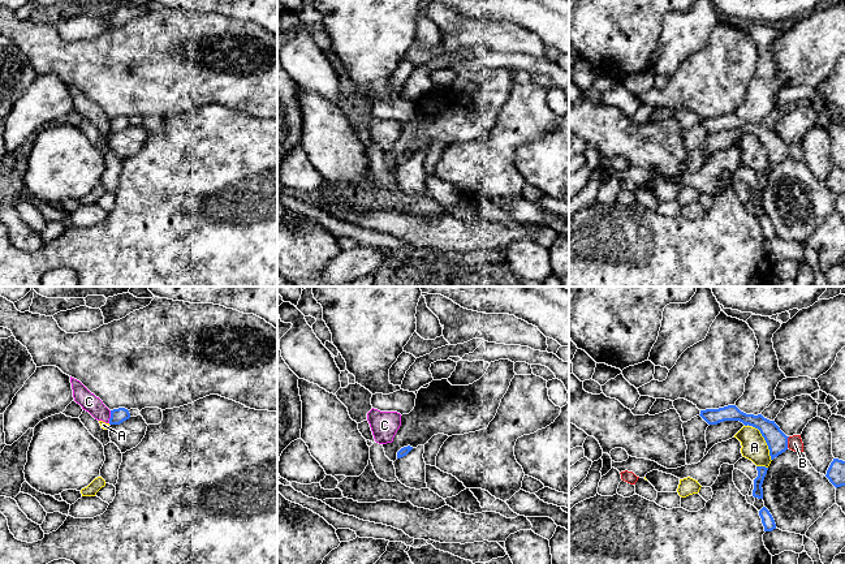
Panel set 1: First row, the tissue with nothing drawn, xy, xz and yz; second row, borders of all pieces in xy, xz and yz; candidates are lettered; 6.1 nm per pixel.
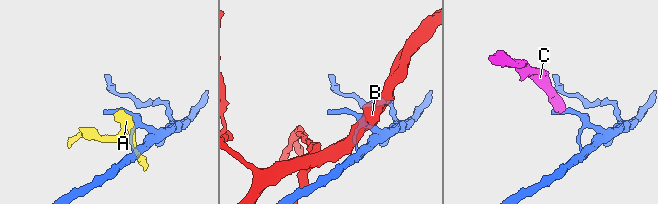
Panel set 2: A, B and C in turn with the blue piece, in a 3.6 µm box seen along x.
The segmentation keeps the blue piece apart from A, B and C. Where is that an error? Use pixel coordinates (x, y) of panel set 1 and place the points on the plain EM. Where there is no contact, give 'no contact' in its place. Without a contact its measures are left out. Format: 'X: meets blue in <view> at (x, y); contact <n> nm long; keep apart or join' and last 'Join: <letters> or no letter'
A: meets blue in yz at (766, 150); contact 240 nm long; keep apart
B: meets blue in yz at (787, 150); contact 70 nm long; keep apart
C: meets blue in xy at (111, 125); contact 80 nm long; keep apart
Join: no letter

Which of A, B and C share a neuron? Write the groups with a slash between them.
A C / B

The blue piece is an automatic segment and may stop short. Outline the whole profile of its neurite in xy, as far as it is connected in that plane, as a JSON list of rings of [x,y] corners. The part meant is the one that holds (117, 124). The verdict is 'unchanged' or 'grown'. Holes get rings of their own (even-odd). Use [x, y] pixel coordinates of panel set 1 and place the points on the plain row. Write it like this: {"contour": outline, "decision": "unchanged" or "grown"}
{"contour": [[[118,116],[111,119],[111,126],[109,126],[109,133],[120,133],[124,129],[130,126],[130,121],[125,116]]], "decision": "unchanged"}

